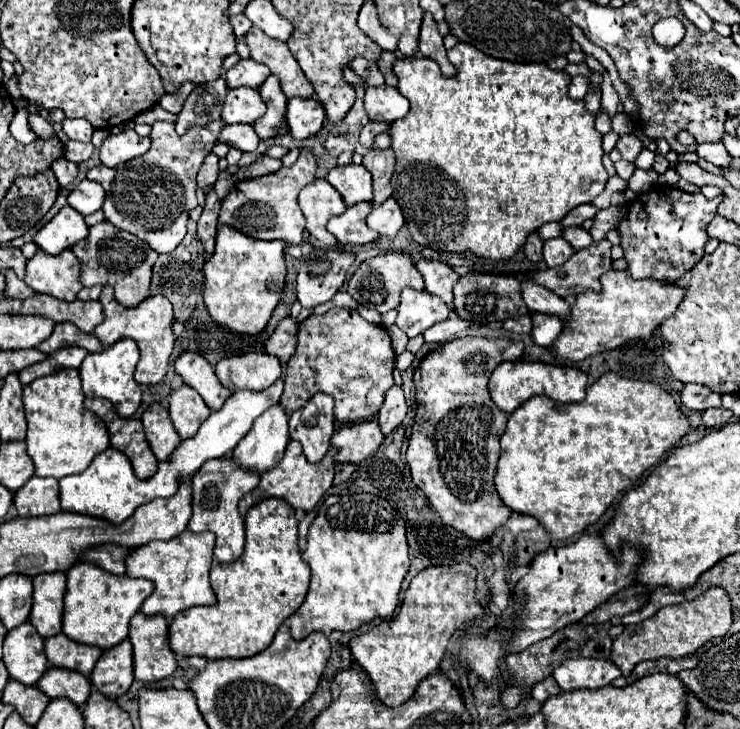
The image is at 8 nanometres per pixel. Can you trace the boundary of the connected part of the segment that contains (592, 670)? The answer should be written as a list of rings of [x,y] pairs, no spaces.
[[[568,659],[554,669],[554,679],[562,691],[600,689],[620,675],[622,671],[606,659]]]

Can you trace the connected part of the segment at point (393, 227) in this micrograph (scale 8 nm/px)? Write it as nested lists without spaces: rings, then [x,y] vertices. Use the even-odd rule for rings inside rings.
[[[388,197],[384,203],[372,205],[372,211],[366,217],[366,223],[380,235],[394,237],[398,233],[398,229],[404,225],[404,215],[402,215],[396,199]]]

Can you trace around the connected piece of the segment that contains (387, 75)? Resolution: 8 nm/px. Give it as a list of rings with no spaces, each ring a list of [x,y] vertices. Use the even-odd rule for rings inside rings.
[[[382,51],[382,57],[376,61],[378,69],[382,71],[382,75],[384,75],[384,79],[386,79],[386,85],[390,85],[390,87],[396,85],[396,77],[394,77],[394,73],[392,73],[392,61],[394,61],[394,59],[396,59],[396,53]]]

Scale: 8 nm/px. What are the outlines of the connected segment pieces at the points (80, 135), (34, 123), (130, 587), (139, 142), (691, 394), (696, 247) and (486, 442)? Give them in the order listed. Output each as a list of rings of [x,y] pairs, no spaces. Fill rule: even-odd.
[[[64,119],[62,121],[62,131],[68,135],[68,139],[90,143],[94,127],[84,119]]]
[[[36,113],[36,115],[28,115],[28,125],[30,125],[30,129],[32,129],[38,137],[48,137],[48,133],[54,133],[50,121],[48,121],[46,117],[38,115],[38,113]]]
[[[76,563],[68,573],[68,589],[64,595],[64,625],[62,631],[78,643],[108,649],[128,637],[128,625],[144,599],[154,591],[148,579],[134,579],[128,575],[112,575],[94,563]]]
[[[124,129],[104,139],[100,147],[100,161],[106,167],[116,167],[118,163],[126,163],[134,157],[144,155],[148,149],[150,149],[148,137],[140,137],[134,129]]]
[[[686,383],[680,397],[682,397],[682,403],[692,411],[704,411],[710,407],[720,407],[720,395],[708,387],[704,387],[704,385]]]
[[[660,185],[648,193],[640,193],[626,205],[628,213],[616,227],[622,239],[620,247],[624,249],[628,273],[634,279],[680,279],[704,255],[704,245],[708,241],[706,227],[708,221],[712,221],[712,217],[716,215],[716,207],[720,205],[720,201],[722,195],[706,199],[702,193],[684,193],[668,185]]]
[[[460,337],[432,351],[418,367],[420,381],[414,381],[418,407],[406,449],[412,481],[424,491],[446,525],[474,541],[490,541],[512,515],[494,487],[500,457],[498,441],[508,415],[490,399],[488,379],[500,363],[518,361],[522,351],[524,345],[510,339]]]

